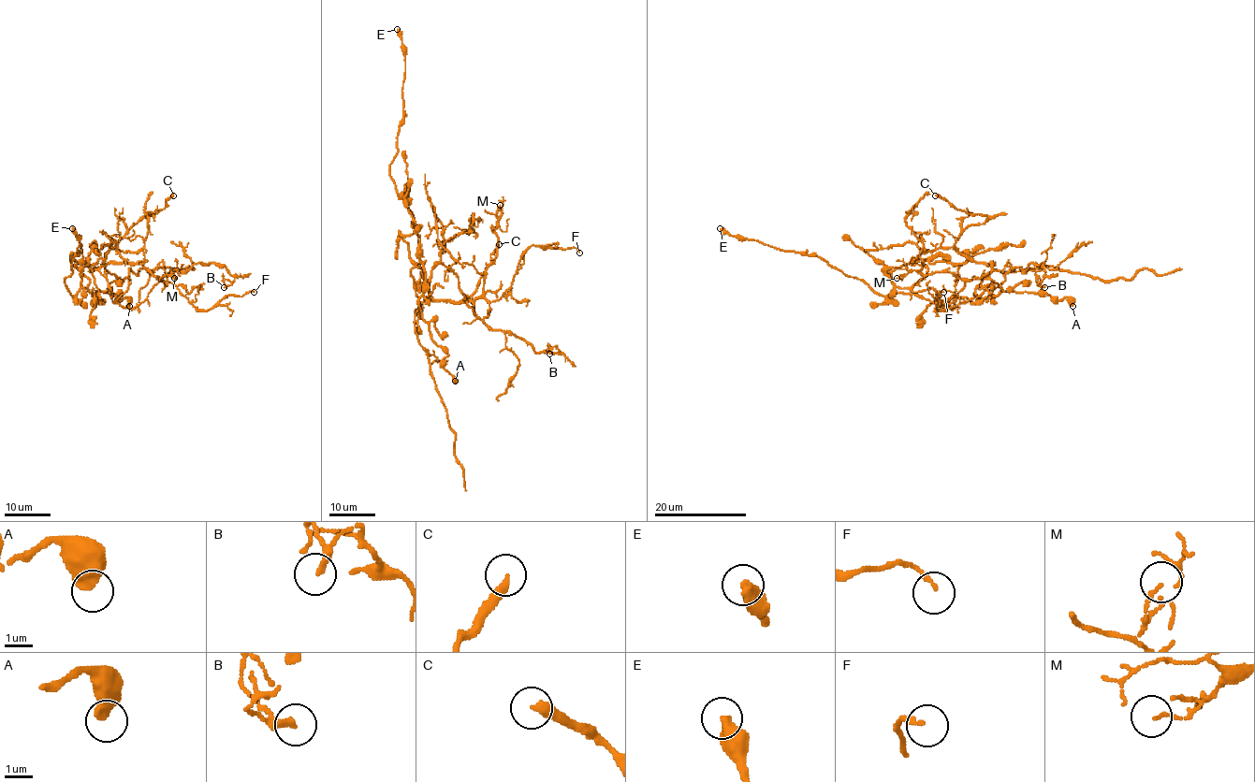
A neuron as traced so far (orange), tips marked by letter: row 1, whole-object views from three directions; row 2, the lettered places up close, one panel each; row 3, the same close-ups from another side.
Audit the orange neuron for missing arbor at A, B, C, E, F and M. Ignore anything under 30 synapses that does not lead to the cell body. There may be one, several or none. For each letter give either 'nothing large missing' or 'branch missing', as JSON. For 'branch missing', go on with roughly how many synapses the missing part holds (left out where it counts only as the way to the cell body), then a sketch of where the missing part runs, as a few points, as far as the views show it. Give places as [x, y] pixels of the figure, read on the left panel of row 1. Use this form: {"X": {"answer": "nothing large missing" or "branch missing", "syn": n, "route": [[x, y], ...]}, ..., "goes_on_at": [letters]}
{"A": {"answer": "nothing large missing"}, "B": {"answer": "nothing large missing"}, "C": {"answer": "nothing large missing"}, "E": {"answer": "nothing large missing"}, "F": {"answer": "nothing large missing"}, "M": {"answer": "nothing large missing"}, "goes_on_at": []}

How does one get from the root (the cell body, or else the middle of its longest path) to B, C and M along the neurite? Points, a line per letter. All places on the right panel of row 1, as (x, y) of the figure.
B: (939, 262), (972, 258), (1004, 273), (1043, 263), (1044, 277), (1037, 285), (1044, 287)
C: (939, 262), (970, 260), (955, 241), (967, 227), (988, 217), (967, 213), (935, 195)
M: (939, 262), (959, 264), (972, 258), (993, 263), (993, 270), (984, 279), (915, 270), (897, 278)

